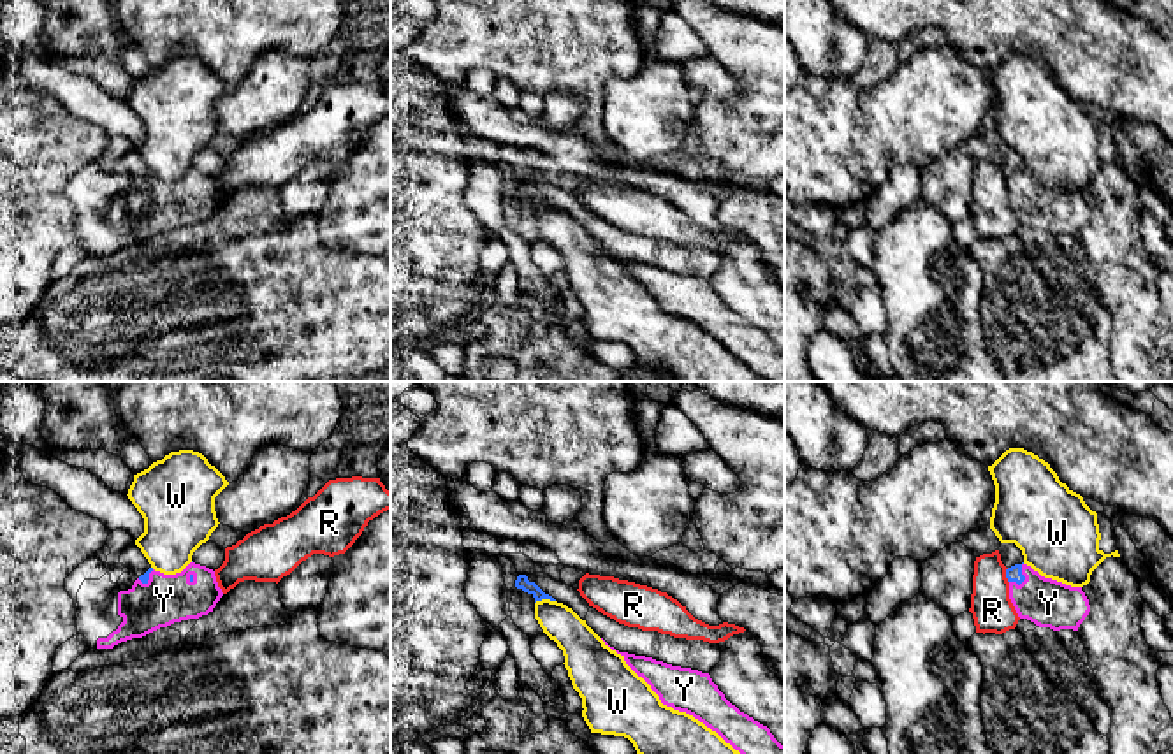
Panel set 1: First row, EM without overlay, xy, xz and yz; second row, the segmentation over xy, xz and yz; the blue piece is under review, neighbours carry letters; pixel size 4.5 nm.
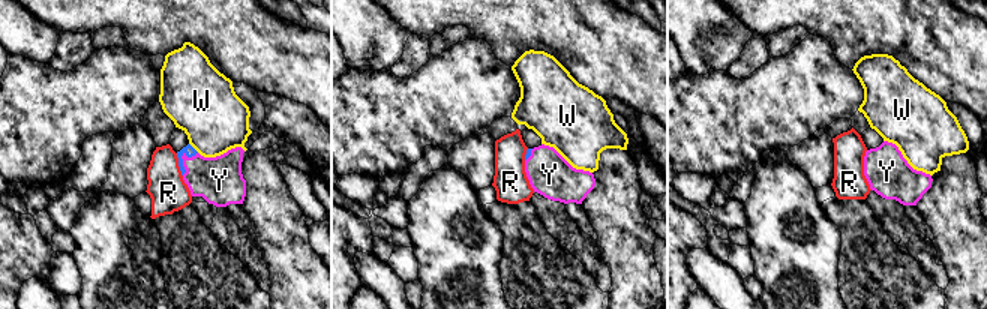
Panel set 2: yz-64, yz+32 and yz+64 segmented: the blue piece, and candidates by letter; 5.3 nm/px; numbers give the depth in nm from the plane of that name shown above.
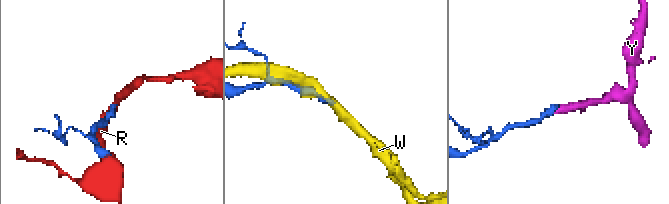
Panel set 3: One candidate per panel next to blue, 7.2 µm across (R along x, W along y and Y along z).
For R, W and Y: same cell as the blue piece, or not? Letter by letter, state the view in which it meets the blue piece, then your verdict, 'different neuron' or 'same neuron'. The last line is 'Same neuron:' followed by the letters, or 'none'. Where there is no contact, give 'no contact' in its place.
R: contact in yz; different neuron
W: contact in xz; different neuron
Y: contact in yz; same neuron
Same neuron: Y

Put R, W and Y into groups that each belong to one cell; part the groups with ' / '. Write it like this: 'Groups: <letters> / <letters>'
Groups: R / W / Y

